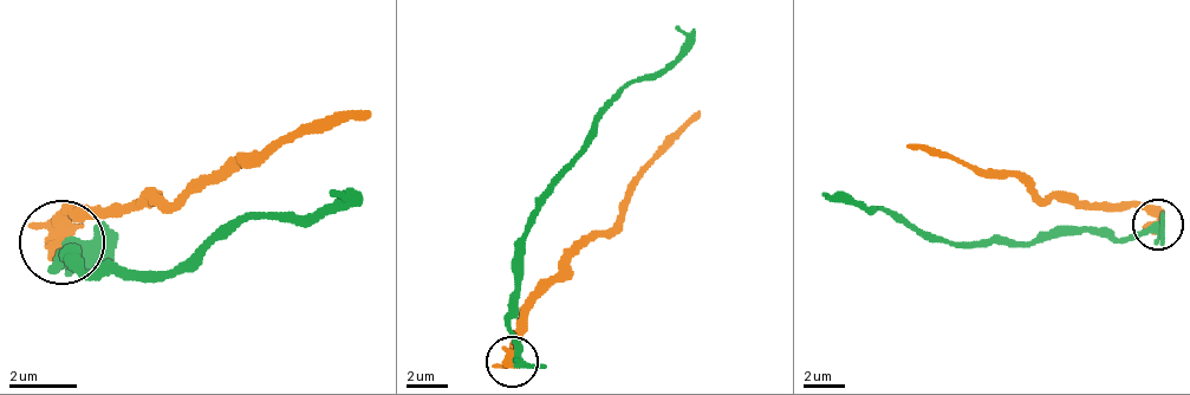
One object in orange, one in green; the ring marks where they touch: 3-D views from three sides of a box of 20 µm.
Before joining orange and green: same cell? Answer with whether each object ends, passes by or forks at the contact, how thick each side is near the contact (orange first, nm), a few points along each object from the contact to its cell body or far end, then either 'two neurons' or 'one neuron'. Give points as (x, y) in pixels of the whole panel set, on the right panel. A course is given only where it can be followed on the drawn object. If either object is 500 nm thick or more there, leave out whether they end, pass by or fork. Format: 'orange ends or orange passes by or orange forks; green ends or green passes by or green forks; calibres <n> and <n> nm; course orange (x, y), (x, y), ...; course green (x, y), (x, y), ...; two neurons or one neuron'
calibres 700 and 380 nm; course orange (1158, 222), (1143, 207), (1103, 207), (1035, 192), (1015, 176), (980, 176), (908, 146); course green (1158, 222), (1123, 238), (1035, 233), (1026, 244), (938, 244), (882, 207), (820, 192); two neurons

